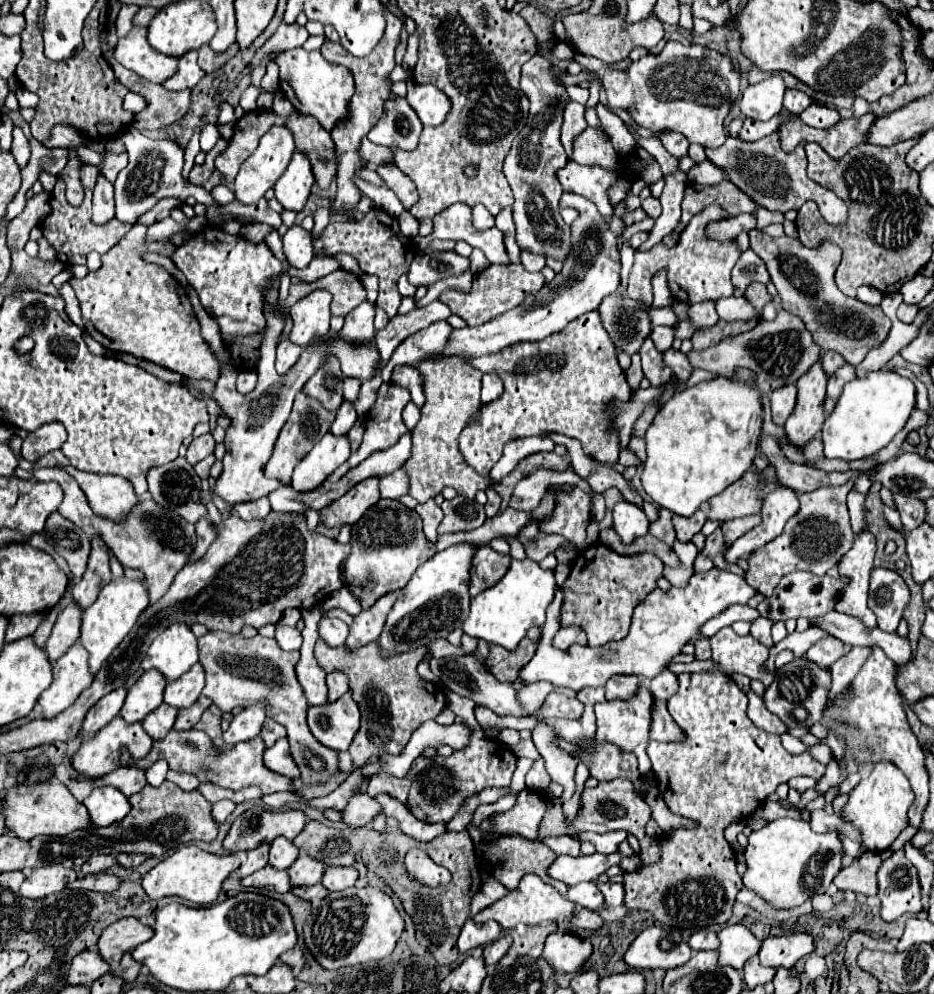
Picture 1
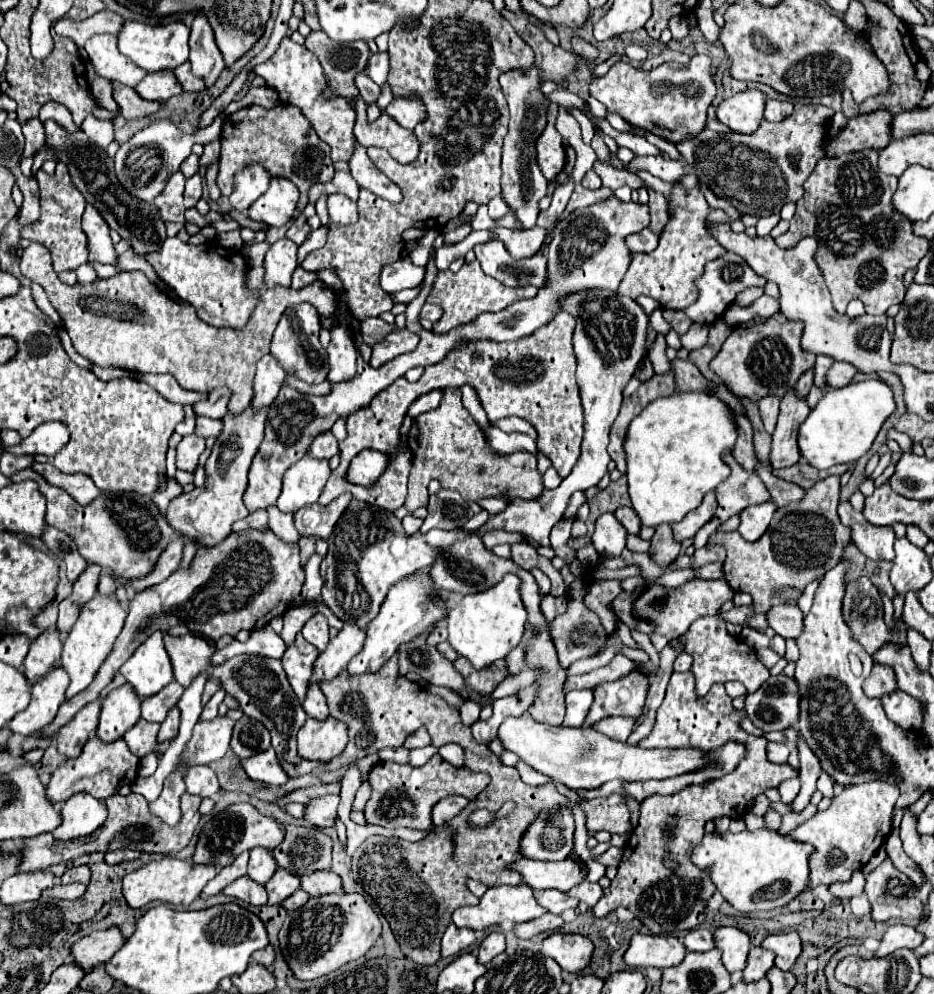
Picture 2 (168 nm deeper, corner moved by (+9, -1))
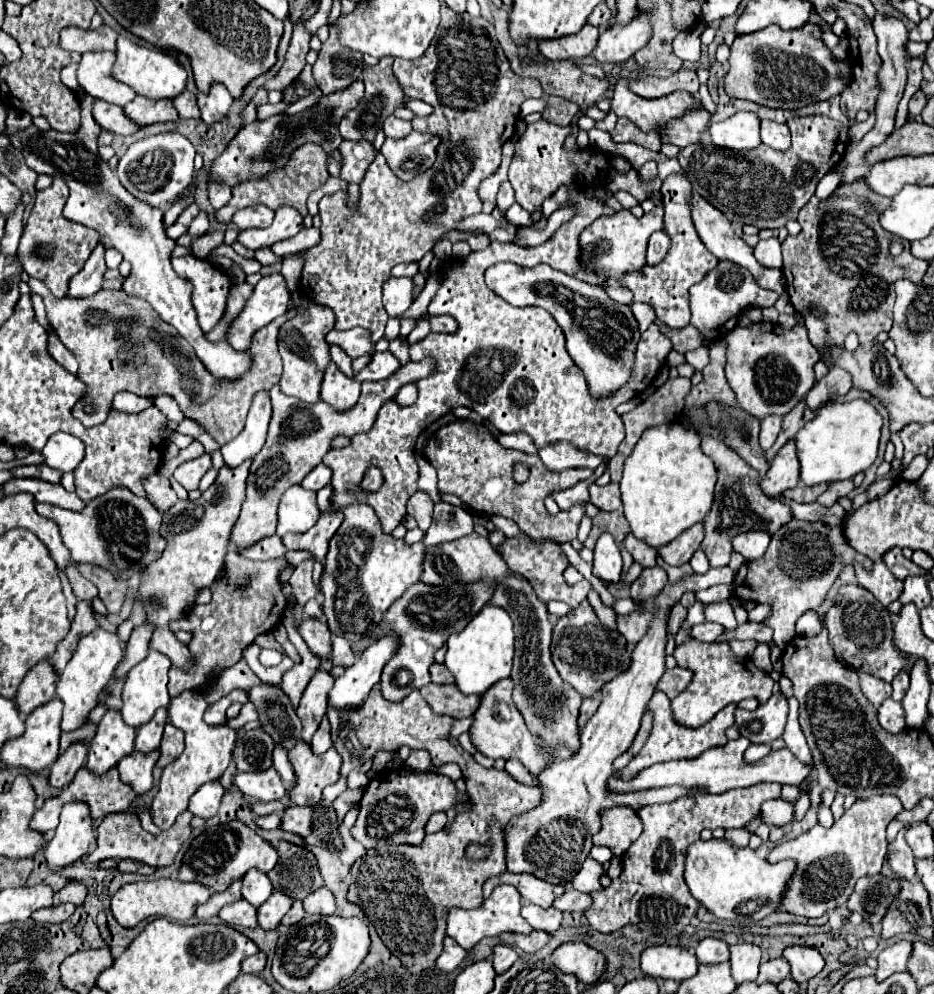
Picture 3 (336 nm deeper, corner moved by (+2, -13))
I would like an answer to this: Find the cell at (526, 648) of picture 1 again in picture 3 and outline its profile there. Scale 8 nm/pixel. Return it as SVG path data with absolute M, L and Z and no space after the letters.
M427 684L421 688L421 696L433 712L447 714L451 718L473 716L481 700L481 696L463 696L455 684Z

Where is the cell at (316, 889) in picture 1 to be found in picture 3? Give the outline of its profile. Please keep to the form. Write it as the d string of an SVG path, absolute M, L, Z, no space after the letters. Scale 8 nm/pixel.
M295 900L293 902L293 906L291 906L291 910L285 914L285 918L283 918L283 922L281 924L297 924L301 918L305 916L305 910L303 910L303 904L301 904L301 900Z

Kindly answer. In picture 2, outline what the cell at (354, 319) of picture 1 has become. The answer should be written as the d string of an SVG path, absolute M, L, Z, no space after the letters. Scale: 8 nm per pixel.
M336 324L332 328L332 340L326 352L328 352L328 366L330 366L328 372L330 384L346 382L356 376L356 348L346 324Z

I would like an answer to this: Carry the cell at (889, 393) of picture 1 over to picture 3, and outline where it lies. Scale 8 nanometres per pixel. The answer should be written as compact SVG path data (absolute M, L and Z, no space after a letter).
M863 398L843 404L831 402L819 408L817 416L795 436L797 458L801 462L801 484L815 486L821 482L837 482L865 472L877 458L881 426L881 414L869 400Z

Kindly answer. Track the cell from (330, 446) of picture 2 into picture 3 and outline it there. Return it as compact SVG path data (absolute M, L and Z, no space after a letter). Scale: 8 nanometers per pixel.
M321 462L319 466L315 466L315 468L305 476L305 480L303 480L301 484L303 484L305 488L309 488L309 490L321 490L325 484L331 482L331 476L333 476L331 468L327 468L327 466Z

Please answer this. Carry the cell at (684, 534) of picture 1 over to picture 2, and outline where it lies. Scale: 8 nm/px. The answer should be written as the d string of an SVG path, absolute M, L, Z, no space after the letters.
M668 524L658 526L656 534L650 542L650 550L648 550L650 558L660 566L660 568L668 568L680 554L680 544L672 540L672 530Z

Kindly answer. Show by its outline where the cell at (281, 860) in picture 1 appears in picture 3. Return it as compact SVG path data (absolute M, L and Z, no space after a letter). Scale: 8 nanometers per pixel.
M253 868L243 876L243 898L253 906L259 908L271 896L271 892L273 892L271 880L267 880L265 872Z

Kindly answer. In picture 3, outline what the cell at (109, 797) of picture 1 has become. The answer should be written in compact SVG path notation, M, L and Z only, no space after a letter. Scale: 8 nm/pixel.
M79 802L65 804L55 836L45 850L47 864L53 870L69 866L79 858L83 858L93 844L95 844L95 830L87 804Z

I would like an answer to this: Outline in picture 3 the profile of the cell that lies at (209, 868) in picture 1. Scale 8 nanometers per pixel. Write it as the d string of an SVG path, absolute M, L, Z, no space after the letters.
M159 878L151 882L135 882L123 886L113 898L111 898L111 912L117 918L117 922L125 928L137 926L141 920L151 918L151 916L167 916L173 920L189 920L197 906L207 902L211 896L211 890L203 884L195 882L183 882L183 880L173 880L173 878Z

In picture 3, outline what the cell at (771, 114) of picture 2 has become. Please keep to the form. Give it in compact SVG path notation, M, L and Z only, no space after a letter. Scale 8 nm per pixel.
M763 120L761 122L761 140L763 140L763 144L767 144L775 150L787 150L791 144L791 132L787 130L787 124Z

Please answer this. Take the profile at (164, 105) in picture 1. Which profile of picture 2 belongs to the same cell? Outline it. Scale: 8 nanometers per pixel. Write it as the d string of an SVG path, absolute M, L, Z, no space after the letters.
M112 82L112 90L114 90L112 96L114 96L114 100L116 100L116 104L118 104L118 108L126 120L148 116L160 108L160 104L156 104L156 102L140 100L140 96L136 96L136 90L128 88L124 84Z

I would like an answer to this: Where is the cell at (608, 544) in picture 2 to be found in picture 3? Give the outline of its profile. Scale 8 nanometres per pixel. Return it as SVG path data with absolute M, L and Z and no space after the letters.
M607 532L597 540L595 546L595 560L593 560L593 574L601 580L609 582L619 582L621 580L621 550L607 536Z

